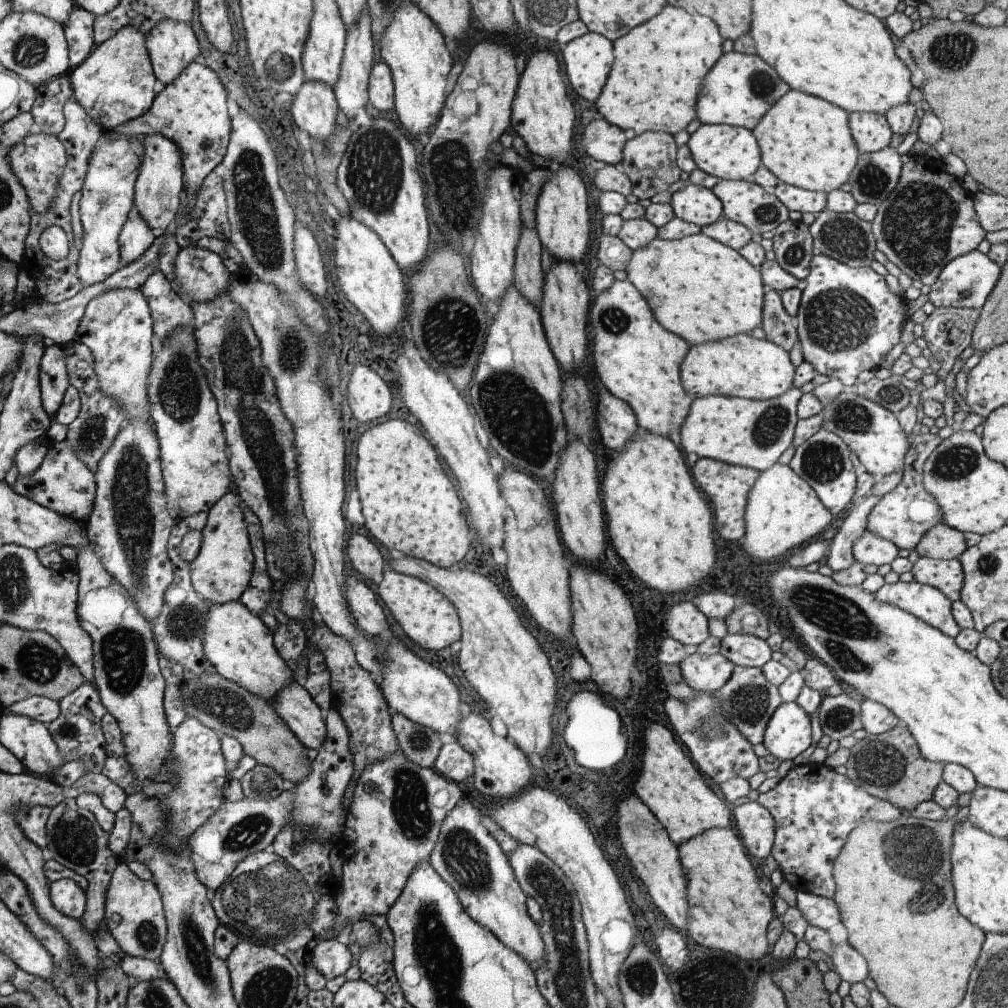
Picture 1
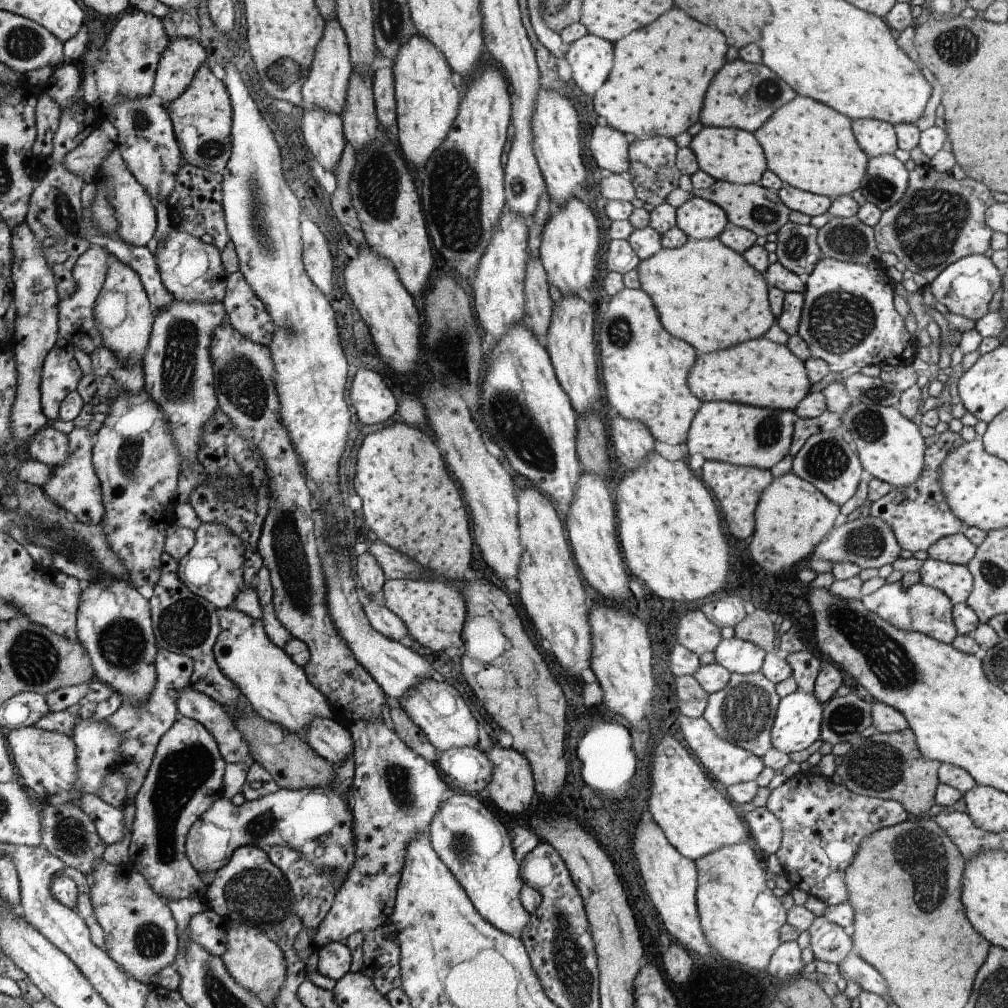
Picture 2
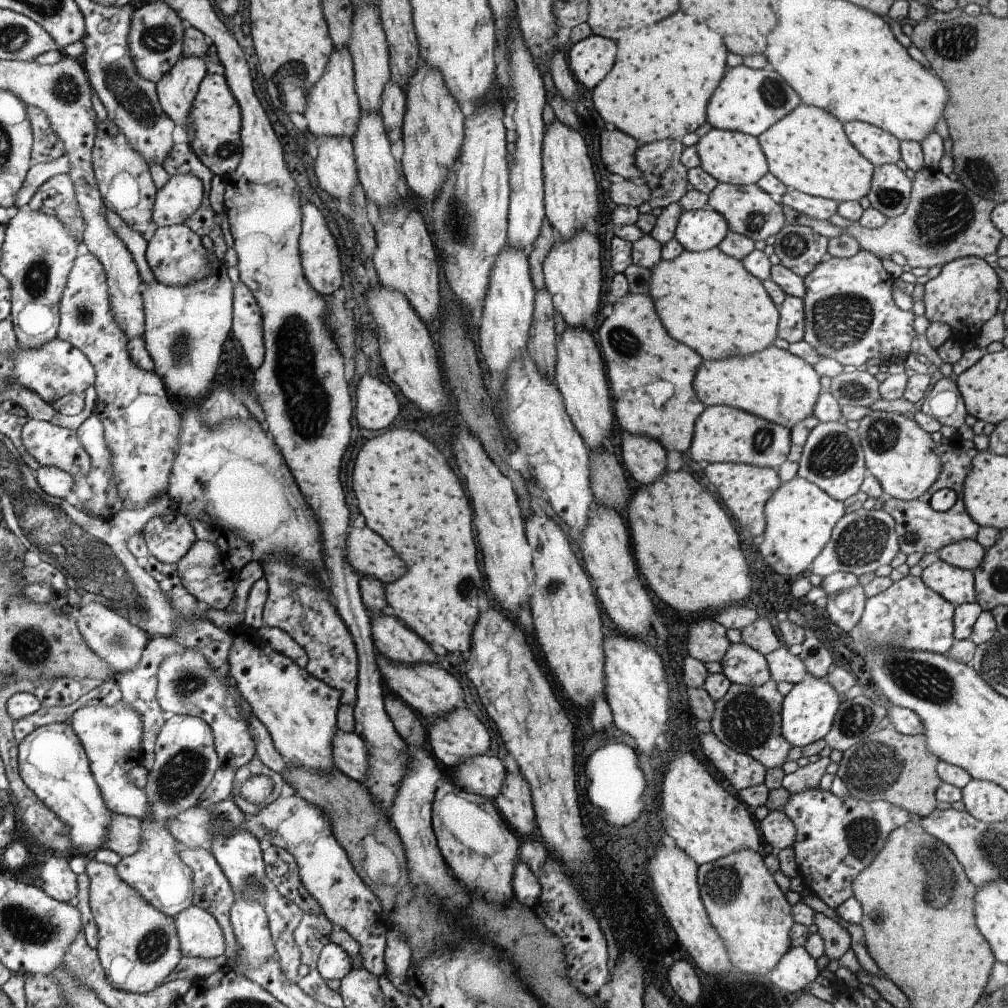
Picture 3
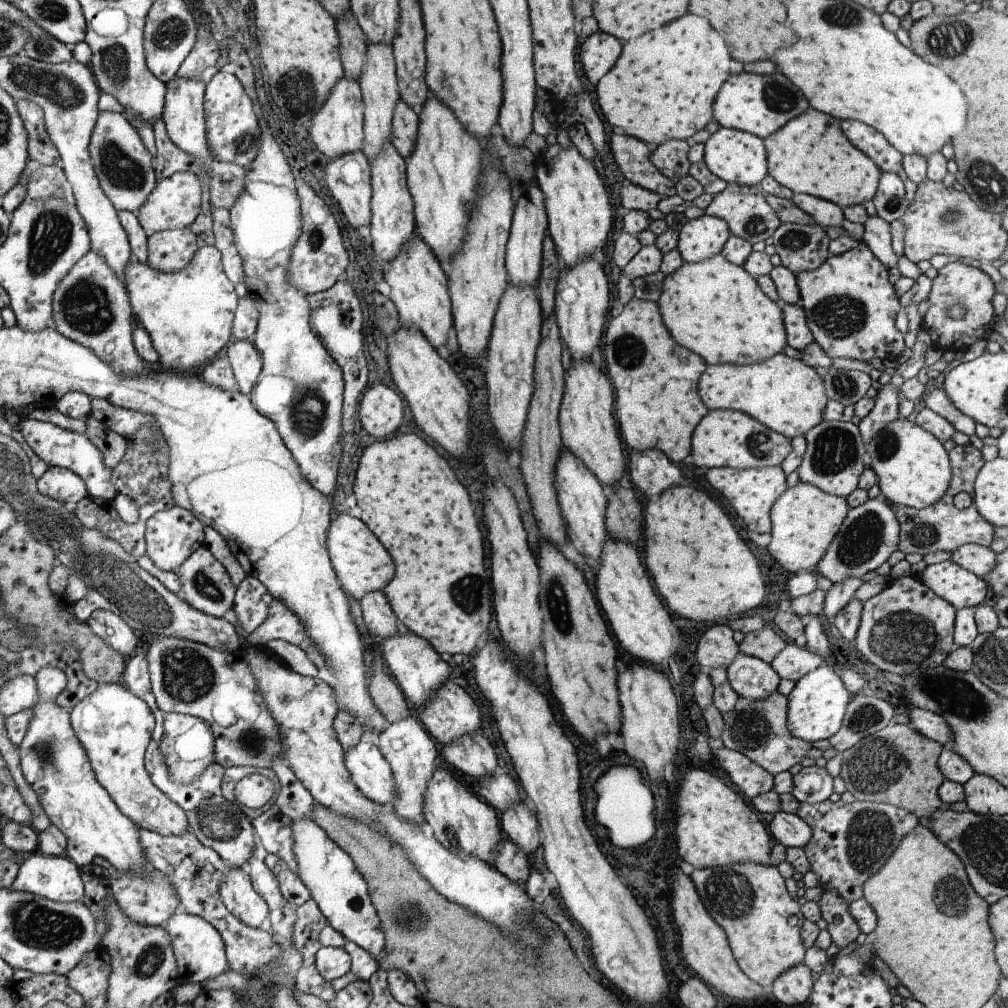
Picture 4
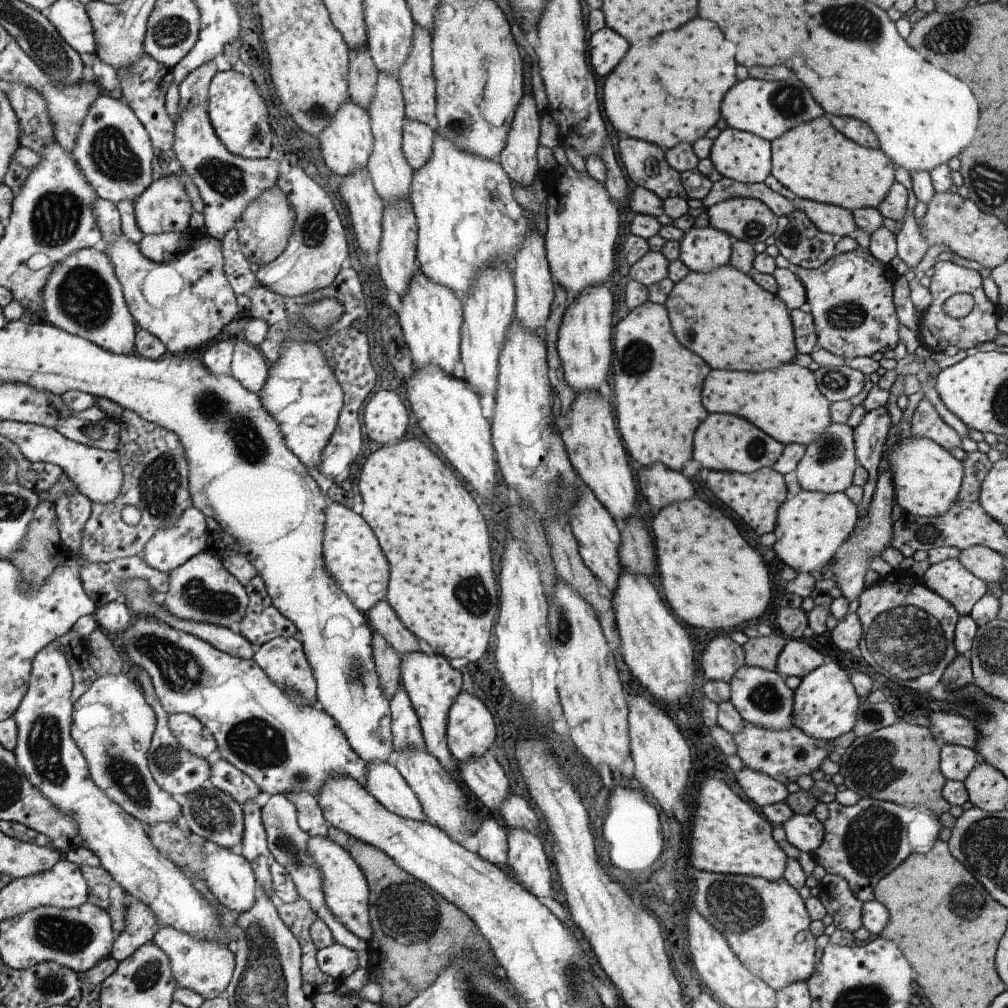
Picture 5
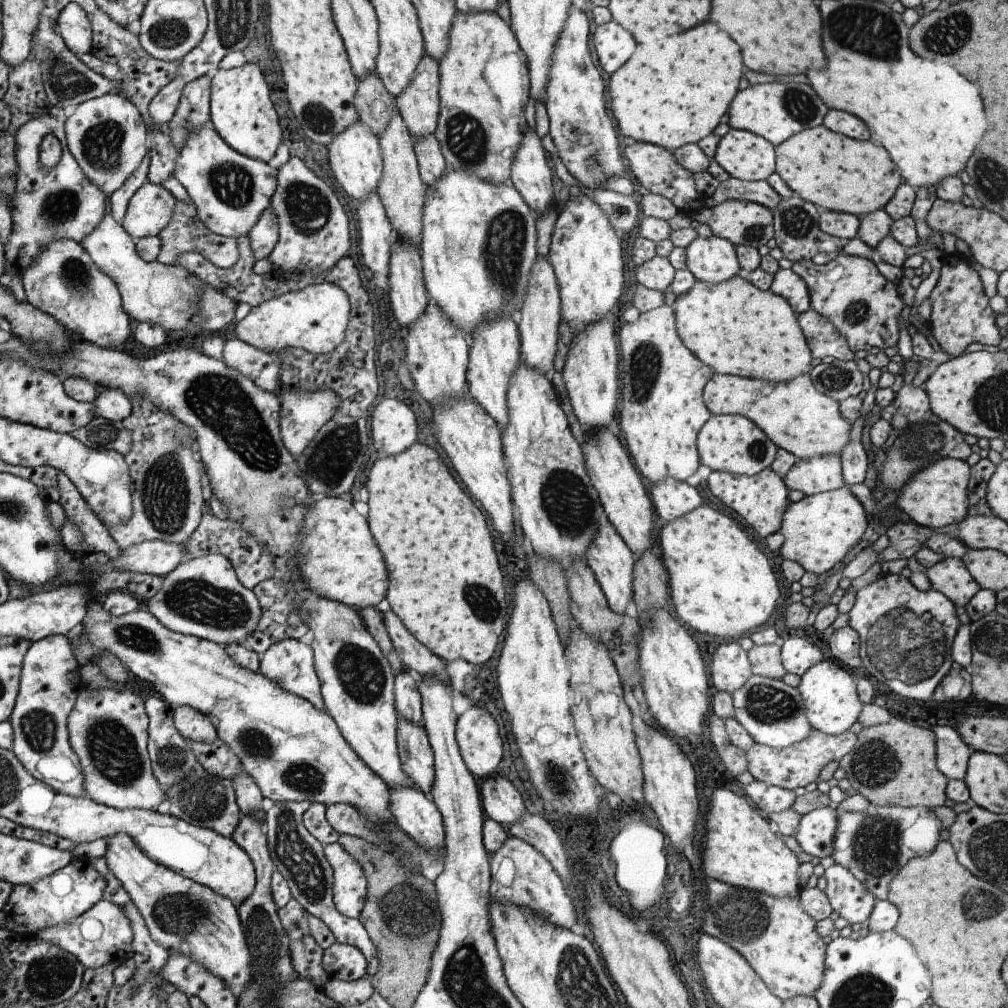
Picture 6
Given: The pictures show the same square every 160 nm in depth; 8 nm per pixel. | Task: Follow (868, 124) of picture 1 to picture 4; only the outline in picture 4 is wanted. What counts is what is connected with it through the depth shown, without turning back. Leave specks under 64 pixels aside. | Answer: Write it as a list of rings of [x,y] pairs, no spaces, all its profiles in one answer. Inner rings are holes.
[[[841,120],[841,129],[848,140],[875,162],[882,172],[895,173],[902,170],[904,155],[881,132],[854,120]]]

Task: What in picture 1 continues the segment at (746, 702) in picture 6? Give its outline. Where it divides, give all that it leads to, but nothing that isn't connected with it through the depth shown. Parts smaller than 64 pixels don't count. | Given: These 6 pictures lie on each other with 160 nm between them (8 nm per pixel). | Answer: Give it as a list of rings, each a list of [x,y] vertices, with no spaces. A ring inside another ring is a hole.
[[[727,634],[721,639],[720,654],[735,665],[745,667],[764,666],[772,656],[765,640],[749,634]]]

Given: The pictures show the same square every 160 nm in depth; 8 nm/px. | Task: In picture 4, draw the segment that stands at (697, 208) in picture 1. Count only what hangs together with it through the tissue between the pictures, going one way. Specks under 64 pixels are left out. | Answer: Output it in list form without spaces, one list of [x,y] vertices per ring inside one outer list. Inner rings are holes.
[[[704,213],[690,219],[679,231],[677,249],[686,262],[700,262],[721,252],[730,238],[728,223]]]

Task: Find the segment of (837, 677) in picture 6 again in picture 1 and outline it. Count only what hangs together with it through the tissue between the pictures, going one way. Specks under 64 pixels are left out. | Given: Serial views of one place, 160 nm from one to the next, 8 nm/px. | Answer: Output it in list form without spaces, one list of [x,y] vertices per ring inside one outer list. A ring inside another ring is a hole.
[[[795,702],[782,703],[770,717],[763,744],[780,760],[794,760],[811,742],[810,717]]]

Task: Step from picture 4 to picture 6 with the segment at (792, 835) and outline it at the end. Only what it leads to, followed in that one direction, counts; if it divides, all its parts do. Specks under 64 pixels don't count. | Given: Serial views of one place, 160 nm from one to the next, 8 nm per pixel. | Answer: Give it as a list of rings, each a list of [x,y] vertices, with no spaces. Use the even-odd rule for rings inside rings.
[[[831,804],[802,815],[793,836],[806,854],[826,858],[833,851],[836,827],[836,806]]]

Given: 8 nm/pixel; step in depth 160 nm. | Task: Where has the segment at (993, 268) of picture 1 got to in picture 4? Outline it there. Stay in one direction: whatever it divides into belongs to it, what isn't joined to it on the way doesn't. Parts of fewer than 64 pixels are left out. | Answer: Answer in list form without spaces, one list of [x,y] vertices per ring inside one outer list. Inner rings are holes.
[[[955,260],[941,268],[938,276],[932,281],[928,298],[929,308],[924,315],[922,328],[931,336],[933,346],[940,347],[947,353],[949,351],[959,353],[967,350],[976,340],[987,338],[994,327],[992,298],[997,292],[990,276],[980,267]],[[957,305],[965,310],[959,319],[949,315],[949,309]]]

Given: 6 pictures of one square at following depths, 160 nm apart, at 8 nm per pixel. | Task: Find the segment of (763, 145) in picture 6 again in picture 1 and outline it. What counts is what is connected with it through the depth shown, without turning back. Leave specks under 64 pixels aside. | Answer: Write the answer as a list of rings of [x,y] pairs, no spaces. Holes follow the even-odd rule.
[[[701,125],[690,135],[687,147],[699,169],[721,179],[750,180],[761,165],[761,152],[754,133],[732,125]]]

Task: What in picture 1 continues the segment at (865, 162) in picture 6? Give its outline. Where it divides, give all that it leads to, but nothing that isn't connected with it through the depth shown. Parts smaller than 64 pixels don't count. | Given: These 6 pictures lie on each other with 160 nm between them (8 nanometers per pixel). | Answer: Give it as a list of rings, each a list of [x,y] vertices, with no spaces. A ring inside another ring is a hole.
[[[794,89],[774,102],[752,132],[759,144],[761,164],[779,181],[809,191],[829,193],[848,182],[860,154],[846,110]]]

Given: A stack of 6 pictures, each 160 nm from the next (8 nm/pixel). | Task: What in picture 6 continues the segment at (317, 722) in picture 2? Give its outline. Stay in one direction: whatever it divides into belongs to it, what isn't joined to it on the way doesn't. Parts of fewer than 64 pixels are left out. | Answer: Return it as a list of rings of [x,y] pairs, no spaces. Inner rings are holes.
[[[389,787],[389,809],[396,826],[425,849],[445,850],[445,826],[438,807],[420,789]]]

